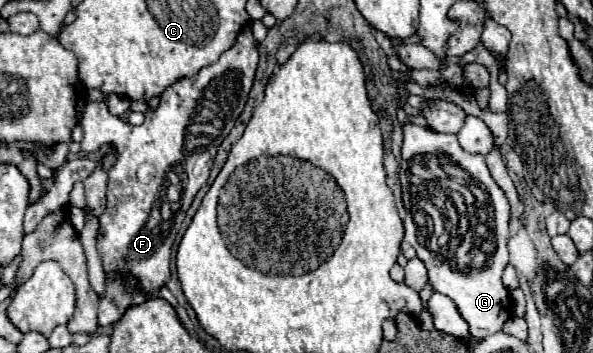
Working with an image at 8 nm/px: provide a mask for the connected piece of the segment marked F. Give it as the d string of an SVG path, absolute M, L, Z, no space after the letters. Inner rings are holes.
M246 30L216 64L168 86L160 96L160 106L148 110L140 126L132 126L110 114L106 102L86 104L80 120L84 130L82 150L96 152L102 144L118 150L118 160L108 170L108 204L100 216L96 244L104 272L136 278L136 288L144 296L158 294L170 280L174 238L196 192L208 182L218 146L244 110L256 66L258 48L252 32Z

